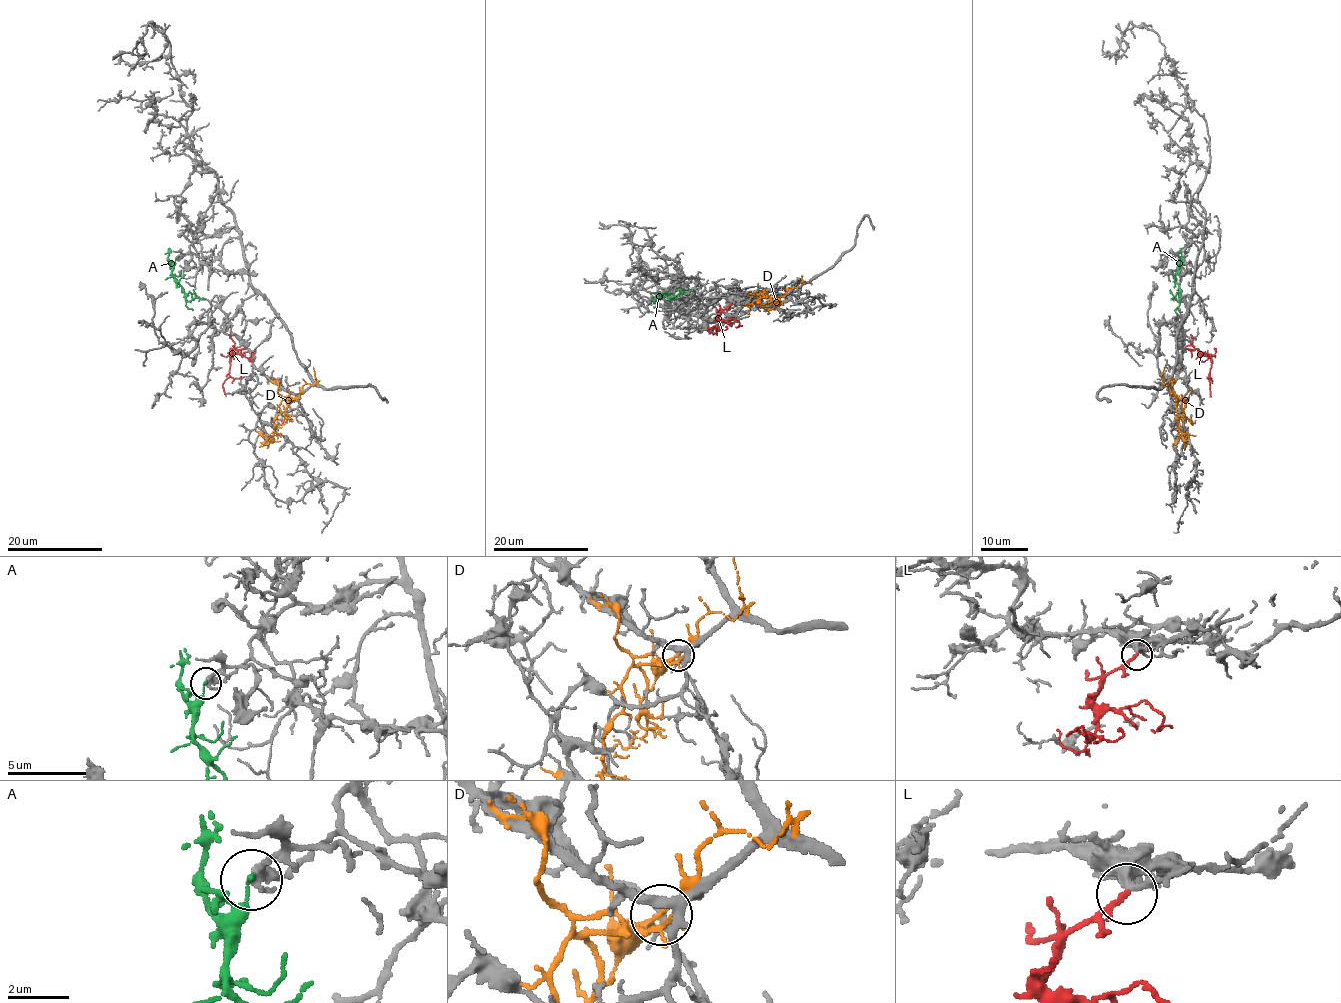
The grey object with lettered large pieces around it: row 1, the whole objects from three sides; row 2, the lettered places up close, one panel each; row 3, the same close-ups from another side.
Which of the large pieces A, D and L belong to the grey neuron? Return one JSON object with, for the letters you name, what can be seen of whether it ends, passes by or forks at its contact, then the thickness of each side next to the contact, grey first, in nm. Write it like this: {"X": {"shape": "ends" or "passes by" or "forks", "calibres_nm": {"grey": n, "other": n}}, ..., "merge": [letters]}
{"L": {"shape": "ends", "calibres_nm": {"grey": 320, "other": 200}}, "merge": ["L"]}

